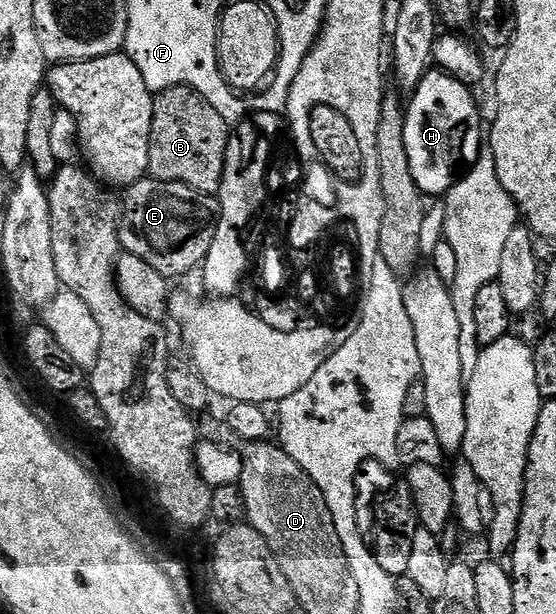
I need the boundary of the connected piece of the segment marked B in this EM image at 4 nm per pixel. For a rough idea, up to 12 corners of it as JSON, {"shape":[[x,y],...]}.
{"shape":[[193,88],[154,96],[148,176],[219,193],[229,121]]}

